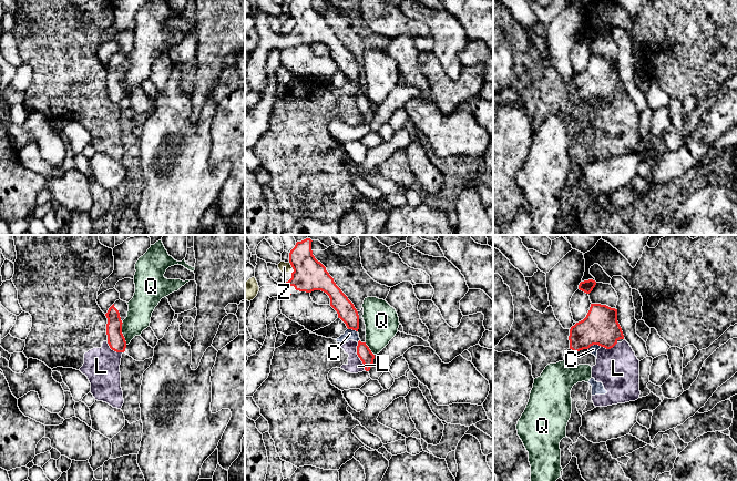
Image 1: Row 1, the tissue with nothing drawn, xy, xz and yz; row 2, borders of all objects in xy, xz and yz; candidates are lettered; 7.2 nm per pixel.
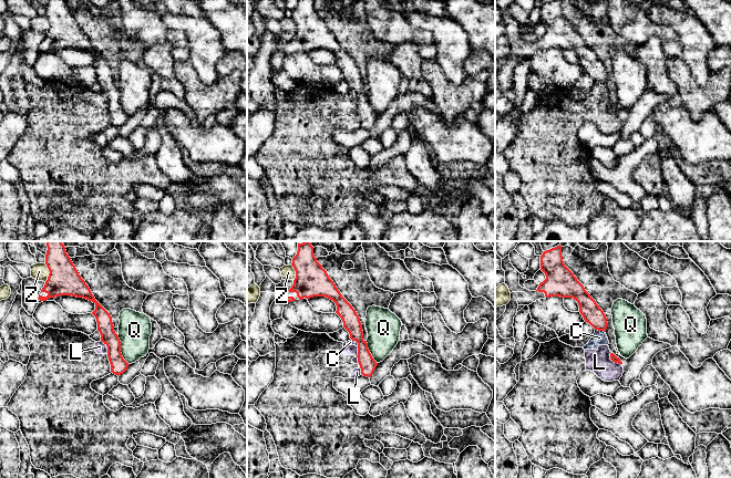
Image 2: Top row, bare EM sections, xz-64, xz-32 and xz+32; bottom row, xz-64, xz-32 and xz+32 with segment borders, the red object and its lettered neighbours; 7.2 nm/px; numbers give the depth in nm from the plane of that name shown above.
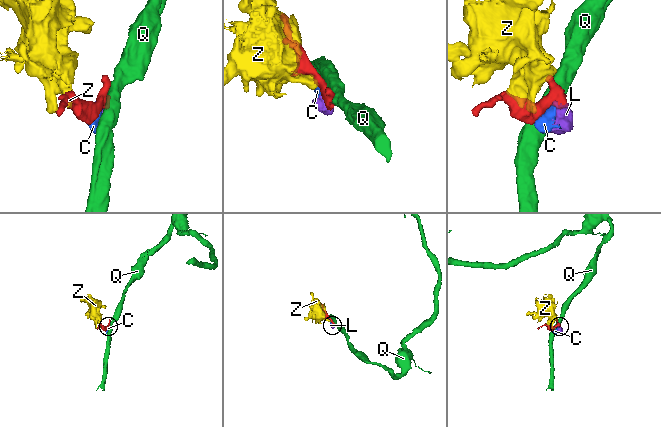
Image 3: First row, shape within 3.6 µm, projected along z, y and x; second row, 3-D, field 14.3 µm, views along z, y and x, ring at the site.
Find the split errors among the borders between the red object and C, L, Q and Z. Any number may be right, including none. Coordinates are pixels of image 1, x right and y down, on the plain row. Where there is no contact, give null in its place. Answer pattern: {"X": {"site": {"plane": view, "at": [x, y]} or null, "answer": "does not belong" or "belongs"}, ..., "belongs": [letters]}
{"C": {"site": {"plane": "yz", "at": [594, 95]}, "answer": "does not belong"}, "L": {"site": {"plane": "xz", "at": [358, 108]}, "answer": "does not belong"}, "Q": {"site": {"plane": "xy", "at": [121, 84]}, "answer": "does not belong"}, "Z": {"site": {"plane": "xz", "at": [290, 16]}, "answer": "does not belong"}, "belongs": []}

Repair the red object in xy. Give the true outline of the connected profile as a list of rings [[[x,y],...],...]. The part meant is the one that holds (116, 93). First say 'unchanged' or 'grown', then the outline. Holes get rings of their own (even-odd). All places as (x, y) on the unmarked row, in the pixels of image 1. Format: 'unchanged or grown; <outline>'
grown; [[[121,51],[116,52],[105,65],[108,70],[106,86],[110,100],[116,104],[124,104],[126,93],[122,85],[122,73],[127,69],[129,57]]]

